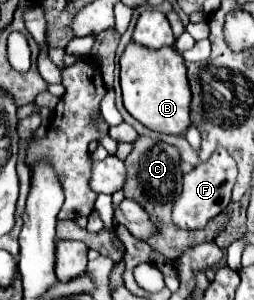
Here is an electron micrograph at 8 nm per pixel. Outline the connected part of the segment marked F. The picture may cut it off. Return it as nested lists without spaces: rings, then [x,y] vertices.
[[[218,149],[206,163],[196,165],[190,173],[184,175],[184,191],[176,199],[172,211],[174,223],[184,229],[204,229],[210,219],[214,219],[220,211],[228,207],[236,177],[238,177],[236,161],[224,149]]]

